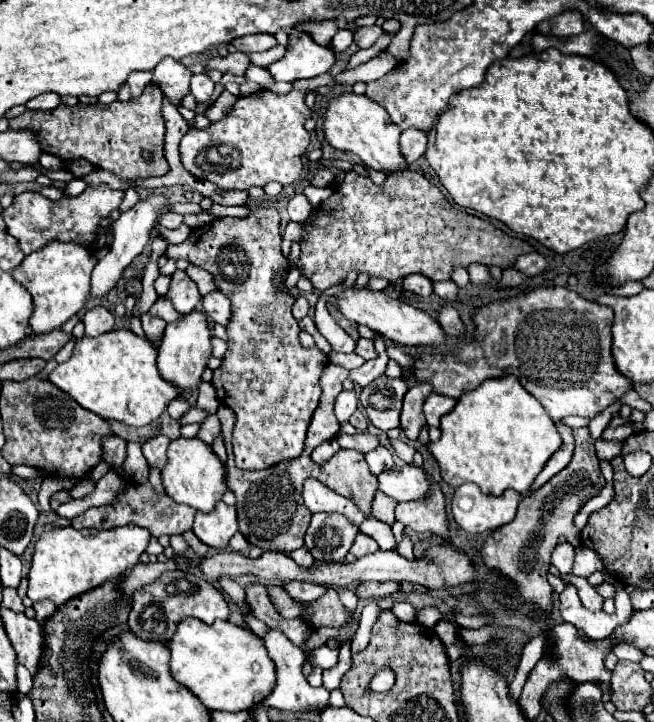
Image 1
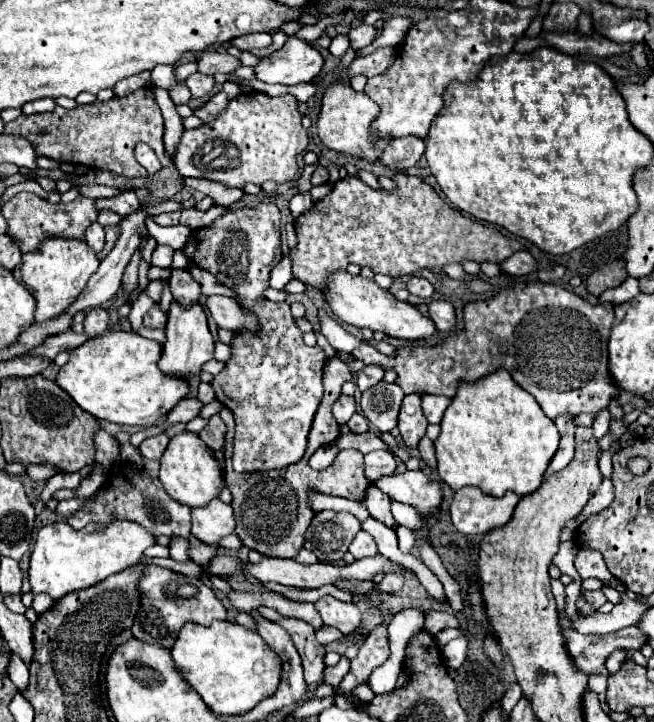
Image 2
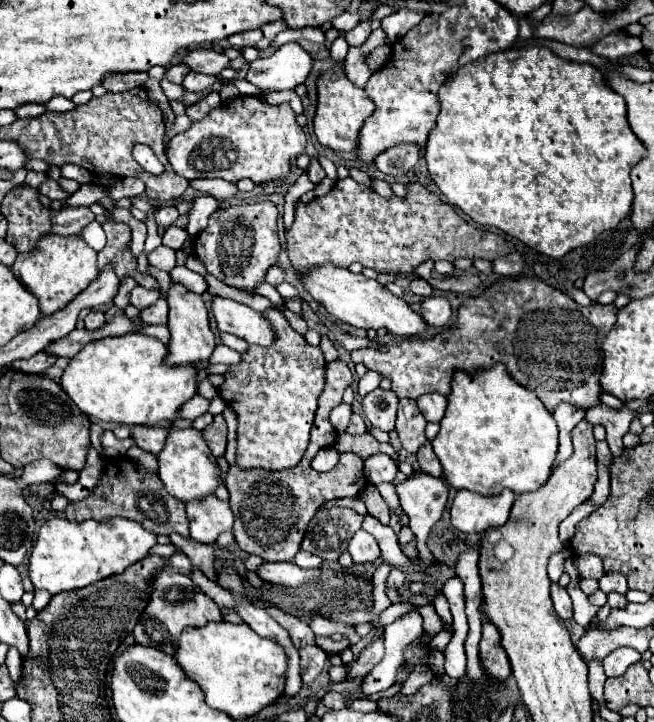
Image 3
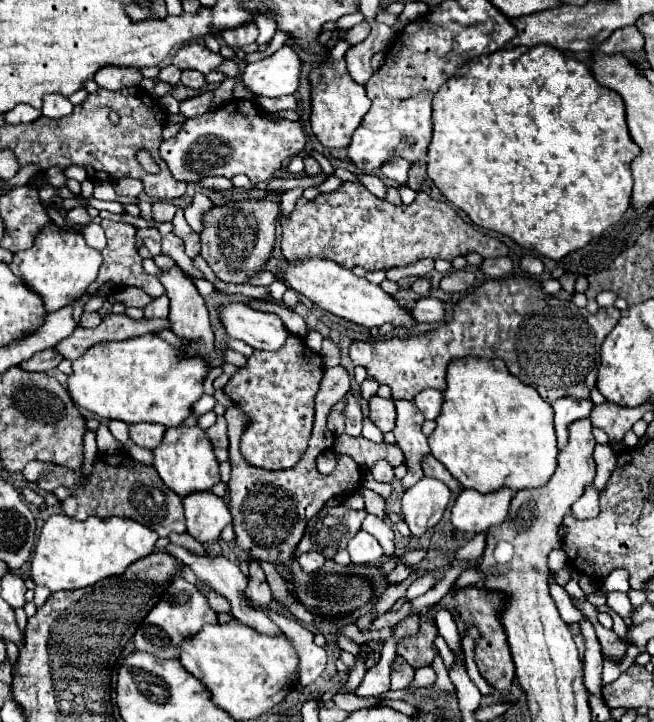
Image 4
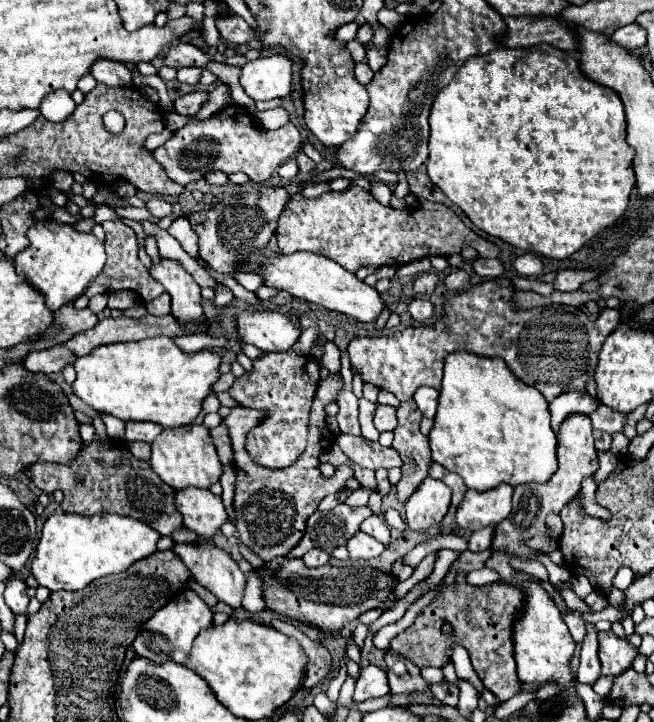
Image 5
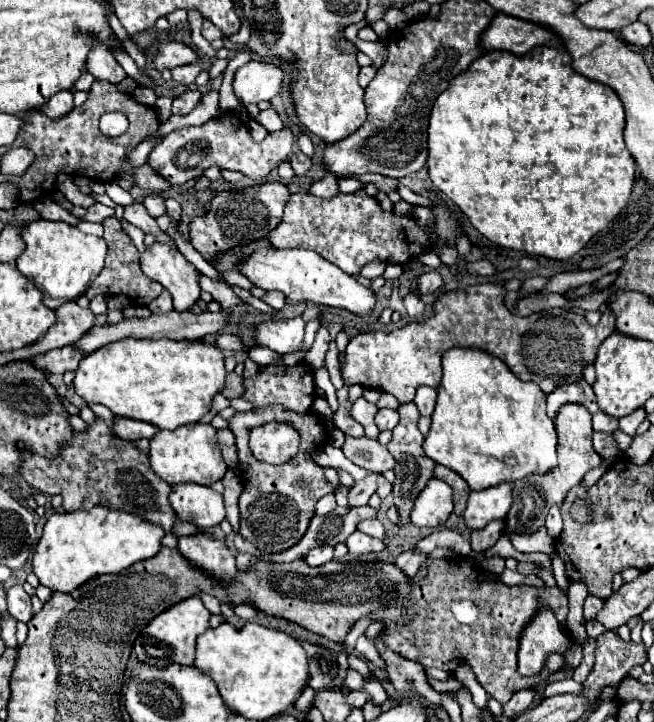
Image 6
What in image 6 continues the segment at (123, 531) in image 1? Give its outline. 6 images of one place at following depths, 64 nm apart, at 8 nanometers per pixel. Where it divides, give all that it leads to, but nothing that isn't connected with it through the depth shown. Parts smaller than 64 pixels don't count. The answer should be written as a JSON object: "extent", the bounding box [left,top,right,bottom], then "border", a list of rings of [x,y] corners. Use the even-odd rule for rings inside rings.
{"extent":[32,506,164,592],"border":[[[94,506],[92,510],[56,512],[44,524],[42,538],[32,558],[32,572],[42,586],[58,592],[72,592],[86,580],[100,574],[118,574],[134,562],[156,556],[162,548],[164,528],[136,514]]]}

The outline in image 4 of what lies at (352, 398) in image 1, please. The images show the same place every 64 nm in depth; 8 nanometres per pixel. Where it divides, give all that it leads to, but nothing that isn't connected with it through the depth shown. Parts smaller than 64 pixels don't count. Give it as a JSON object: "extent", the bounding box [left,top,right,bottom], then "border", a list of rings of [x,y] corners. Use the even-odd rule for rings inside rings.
{"extent":[328,412,344,434],"border":[[[332,412],[328,416],[328,428],[334,432],[334,434],[342,434],[344,432],[344,416],[340,412]]]}

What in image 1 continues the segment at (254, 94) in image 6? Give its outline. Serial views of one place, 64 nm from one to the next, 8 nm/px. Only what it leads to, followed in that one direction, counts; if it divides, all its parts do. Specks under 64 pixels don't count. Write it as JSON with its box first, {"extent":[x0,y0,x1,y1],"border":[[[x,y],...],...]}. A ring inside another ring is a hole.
{"extent":[266,28,336,82],"border":[[[294,28],[290,32],[286,54],[266,66],[266,70],[276,82],[294,82],[328,72],[334,60],[336,56],[330,46],[318,46],[310,34]]]}

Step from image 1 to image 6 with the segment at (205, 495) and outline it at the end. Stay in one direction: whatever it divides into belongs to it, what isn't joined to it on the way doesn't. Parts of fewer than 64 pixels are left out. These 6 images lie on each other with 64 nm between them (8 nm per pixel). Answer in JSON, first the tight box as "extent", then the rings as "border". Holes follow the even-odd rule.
{"extent":[150,424,228,486],"border":[[[188,424],[180,426],[172,432],[160,430],[152,440],[150,440],[150,466],[152,470],[166,480],[168,484],[180,484],[180,482],[196,482],[210,486],[216,480],[222,480],[226,474],[228,466],[220,454],[218,448],[218,438],[216,438],[216,428],[210,424]]]}

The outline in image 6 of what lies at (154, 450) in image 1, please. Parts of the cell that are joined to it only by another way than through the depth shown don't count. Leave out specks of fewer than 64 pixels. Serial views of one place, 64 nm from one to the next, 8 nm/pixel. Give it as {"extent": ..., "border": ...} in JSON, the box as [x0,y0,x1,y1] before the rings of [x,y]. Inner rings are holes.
{"extent":[112,416,158,440],"border":[[[114,416],[112,432],[114,432],[114,436],[118,436],[122,440],[140,440],[140,438],[152,438],[158,432],[158,428],[154,428],[152,424],[140,422],[140,420]]]}

